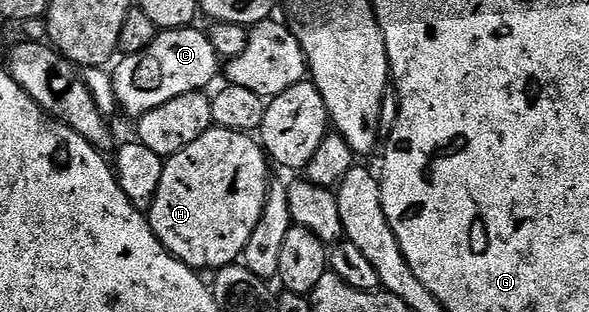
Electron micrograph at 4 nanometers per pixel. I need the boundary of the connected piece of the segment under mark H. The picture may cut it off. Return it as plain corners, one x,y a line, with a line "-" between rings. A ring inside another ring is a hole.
211,127
200,135
200,139
192,139
188,147
165,158
165,162
164,175
160,175
160,191
156,191
156,199
148,210
150,226
162,246
177,261
183,261
195,271
217,271
235,264
241,258
244,247
248,247
248,239
252,239
256,223
260,223
272,184
271,166
261,144
251,134

